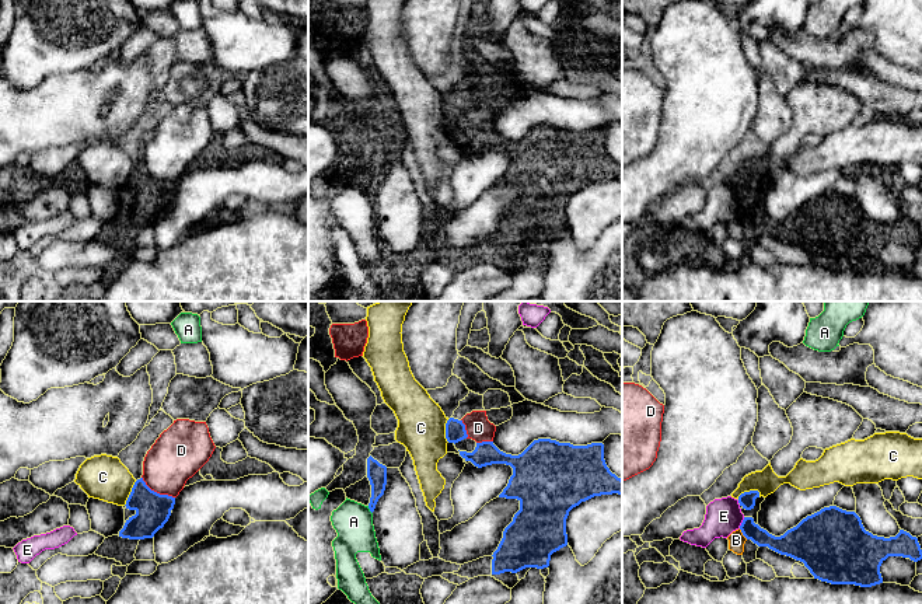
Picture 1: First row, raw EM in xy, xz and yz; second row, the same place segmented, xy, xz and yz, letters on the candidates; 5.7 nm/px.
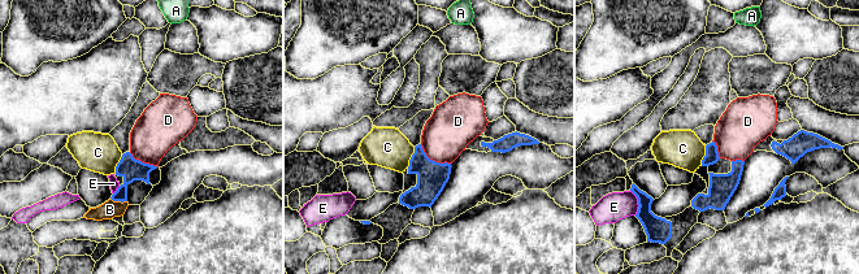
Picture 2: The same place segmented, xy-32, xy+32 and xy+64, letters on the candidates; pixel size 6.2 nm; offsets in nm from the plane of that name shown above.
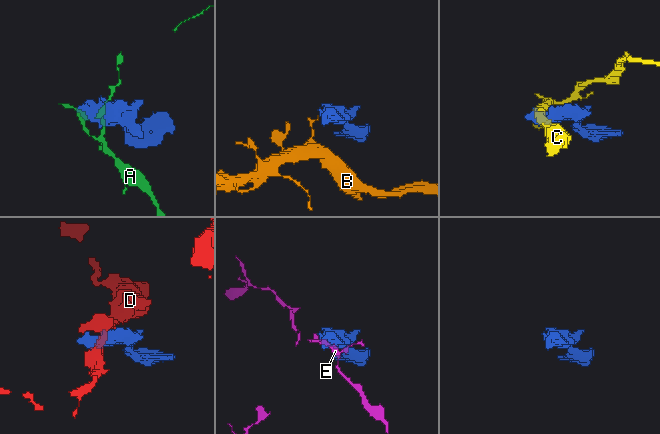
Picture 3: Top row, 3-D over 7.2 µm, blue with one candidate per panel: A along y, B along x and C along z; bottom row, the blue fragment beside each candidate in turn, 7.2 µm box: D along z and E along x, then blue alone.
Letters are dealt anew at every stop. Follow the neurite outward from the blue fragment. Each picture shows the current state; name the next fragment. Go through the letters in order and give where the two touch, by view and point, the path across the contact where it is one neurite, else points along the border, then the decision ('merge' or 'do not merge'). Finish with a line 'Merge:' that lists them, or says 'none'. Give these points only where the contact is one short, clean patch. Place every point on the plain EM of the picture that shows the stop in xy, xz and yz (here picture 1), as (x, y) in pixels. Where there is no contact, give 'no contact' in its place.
A: contact xz (370, 196); border xz (367, 192), (372, 199); do not merge
B: contact yz (743, 220); border yz (739, 215), (747, 224); do not merge
C: contact yz (748, 178); border yz (760, 178), (743, 178), (737, 184); do not merge
D: contact xy (156, 178); do not merge
E: contact yz (741, 209); border yz (744, 203), (739, 213); do not merge
Merge: none

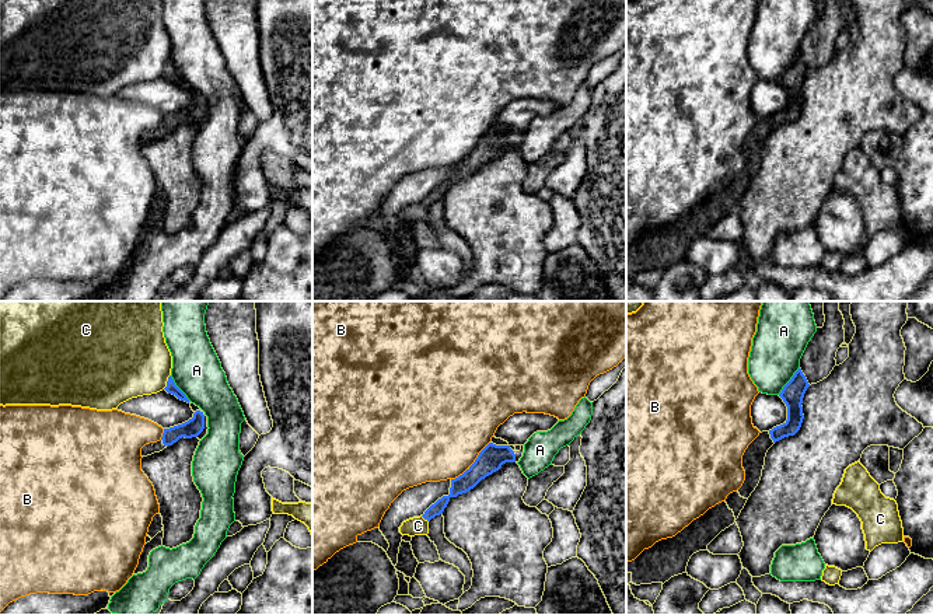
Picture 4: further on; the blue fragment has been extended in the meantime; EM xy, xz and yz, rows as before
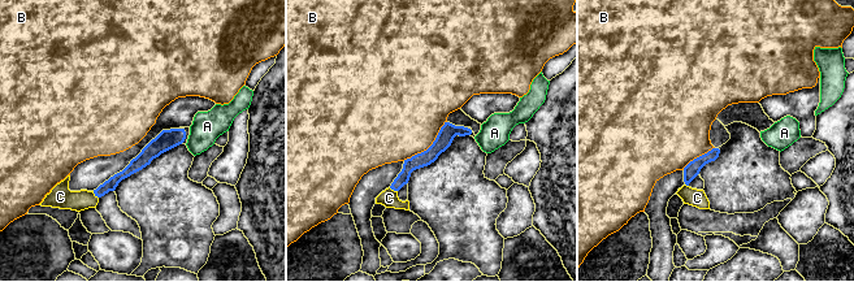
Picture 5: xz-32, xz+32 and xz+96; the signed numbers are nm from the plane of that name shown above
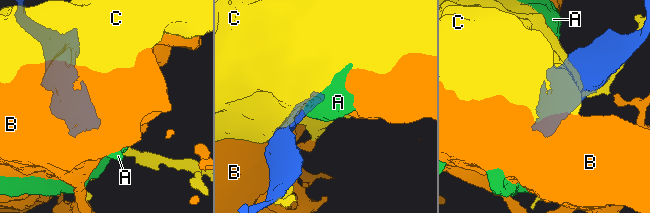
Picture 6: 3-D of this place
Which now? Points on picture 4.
A: contact yz (789, 67); do not merge
B: contact xz (474, 149); border xz (489, 128), (478, 143), (451, 166); do not merge
C: contact xy (167, 67); do not merge
Merge: none

